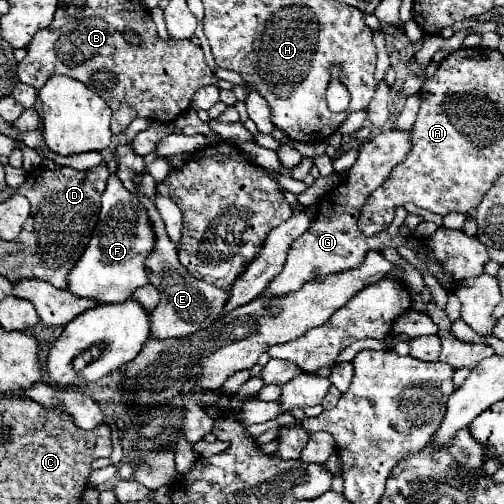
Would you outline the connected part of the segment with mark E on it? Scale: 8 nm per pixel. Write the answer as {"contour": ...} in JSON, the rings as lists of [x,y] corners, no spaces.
{"contour":[[[142,196],[142,204],[146,204],[146,210],[150,212],[150,220],[154,224],[154,232],[158,234],[158,244],[154,246],[152,256],[146,260],[146,266],[154,272],[154,276],[150,278],[150,284],[156,286],[156,290],[160,292],[160,304],[154,308],[150,316],[152,334],[156,334],[156,338],[160,340],[184,338],[212,326],[212,322],[218,318],[218,312],[222,310],[222,304],[226,304],[228,290],[220,290],[202,280],[194,280],[194,276],[190,276],[190,272],[186,272],[186,268],[180,264],[176,248],[164,230],[164,222],[156,206],[146,196]]]}

